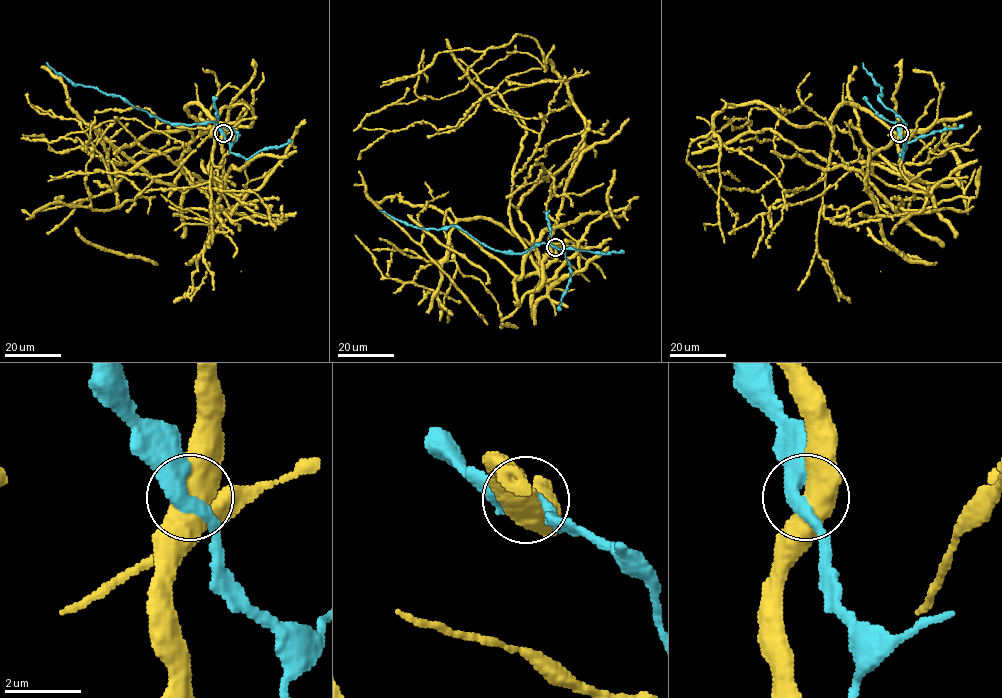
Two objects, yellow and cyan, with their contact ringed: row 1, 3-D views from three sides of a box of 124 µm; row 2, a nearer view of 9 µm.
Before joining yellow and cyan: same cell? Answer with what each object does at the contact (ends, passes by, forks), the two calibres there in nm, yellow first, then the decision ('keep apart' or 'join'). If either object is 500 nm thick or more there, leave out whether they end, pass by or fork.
600 nm thick on the yellow side, 380 nm on the other; join

